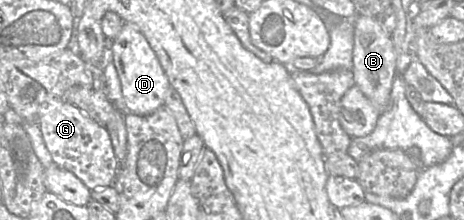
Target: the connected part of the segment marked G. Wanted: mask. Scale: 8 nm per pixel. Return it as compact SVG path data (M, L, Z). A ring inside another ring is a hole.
M51 97L40 105L37 124L46 148L58 167L73 173L91 191L113 185L120 163L115 157L111 137L105 126L58 97Z

